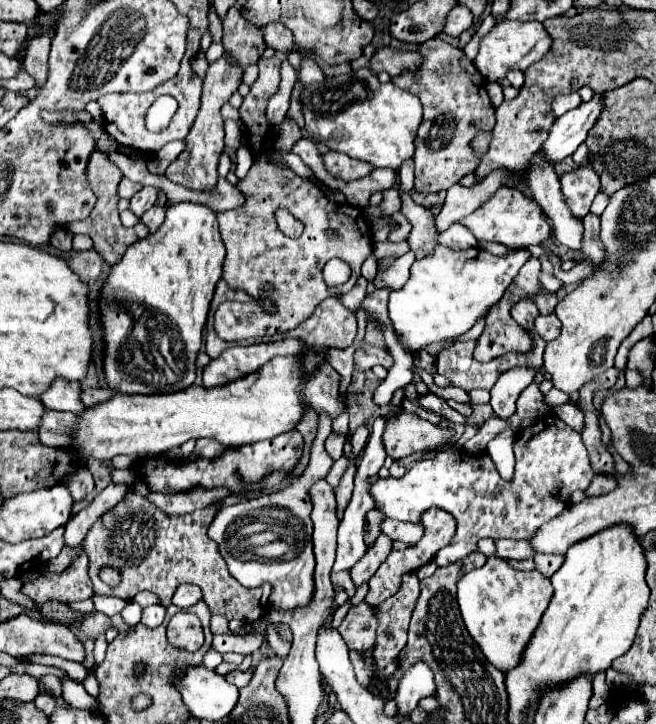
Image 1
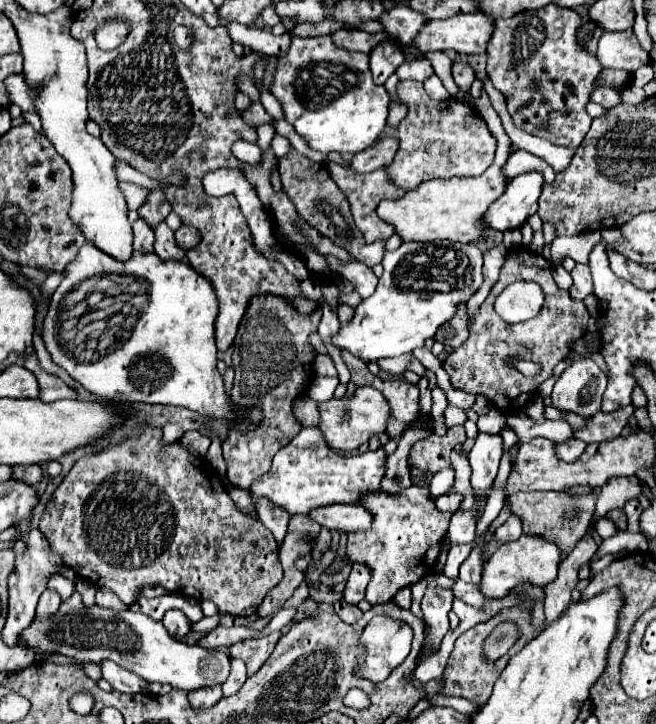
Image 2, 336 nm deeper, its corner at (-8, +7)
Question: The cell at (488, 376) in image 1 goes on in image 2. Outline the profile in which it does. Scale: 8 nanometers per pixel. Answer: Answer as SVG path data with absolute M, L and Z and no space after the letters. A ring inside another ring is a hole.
M516 248L516 250L508 252L506 262L500 270L500 278L494 284L490 296L482 302L478 312L470 318L468 340L442 362L442 368L448 372L454 388L470 392L470 394L482 394L502 414L510 414L510 412L524 408L536 396L538 386L546 378L550 378L554 366L562 358L568 356L568 342L584 336L588 320L590 320L590 316L588 316L584 302L574 302L568 296L568 292L562 292L556 288L556 284L552 280L552 262L526 248ZM516 280L534 280L544 290L546 300L536 318L520 322L520 324L506 324L494 312L494 300L506 284L516 282ZM522 354L526 354L526 360L534 360L542 366L538 376L522 376L514 368L504 366L506 358L522 356Z

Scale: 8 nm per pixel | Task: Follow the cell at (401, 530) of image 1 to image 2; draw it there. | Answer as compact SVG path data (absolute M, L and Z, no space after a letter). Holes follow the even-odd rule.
M330 504L312 510L308 516L328 530L356 532L366 530L372 524L372 514L364 512L364 508L358 504Z

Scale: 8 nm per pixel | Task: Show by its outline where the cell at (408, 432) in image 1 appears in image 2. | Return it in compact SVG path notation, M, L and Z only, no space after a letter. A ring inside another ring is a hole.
M360 386L352 396L344 398L332 398L328 402L318 404L320 410L320 422L318 428L322 430L322 436L326 444L334 450L358 450L360 446L368 444L372 436L382 436L386 430L386 422L390 420L390 406L384 400L382 392L372 386Z

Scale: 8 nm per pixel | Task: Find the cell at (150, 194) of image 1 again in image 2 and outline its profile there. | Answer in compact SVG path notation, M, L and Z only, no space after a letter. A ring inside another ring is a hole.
M136 220L132 224L134 230L134 250L136 252L154 252L154 230L148 228L148 224L144 224L144 220Z

